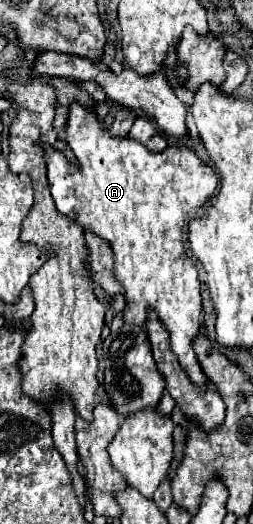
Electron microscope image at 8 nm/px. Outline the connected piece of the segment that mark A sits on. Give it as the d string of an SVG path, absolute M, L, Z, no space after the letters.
M80 103L70 105L70 115L66 123L66 141L72 147L76 163L70 163L62 151L56 149L56 161L46 161L48 167L48 183L56 207L62 215L78 221L84 229L94 231L98 237L108 239L114 249L114 273L116 279L126 289L126 309L124 321L142 325L146 321L146 307L152 307L160 321L170 331L172 351L178 355L178 361L186 369L188 377L204 385L206 375L196 359L192 349L192 341L198 335L200 327L200 313L202 313L202 299L200 299L200 281L198 269L184 245L184 221L188 215L202 207L212 193L216 191L218 179L196 153L186 145L170 145L166 151L152 153L142 143L130 137L116 137L108 129L104 129L104 121L94 111L86 111Z

